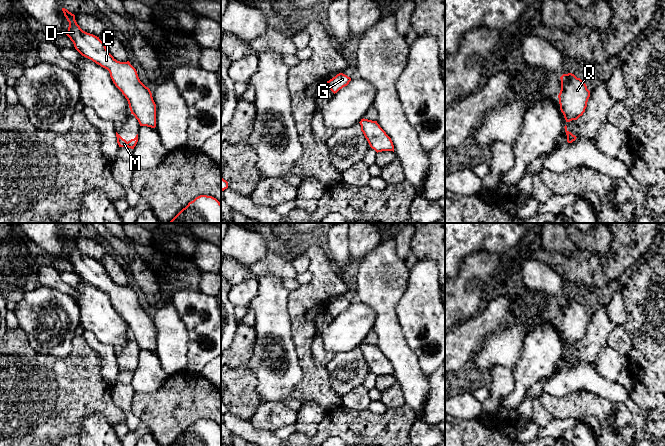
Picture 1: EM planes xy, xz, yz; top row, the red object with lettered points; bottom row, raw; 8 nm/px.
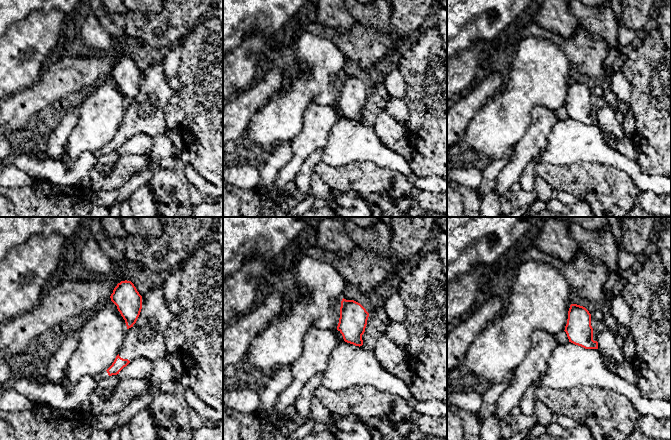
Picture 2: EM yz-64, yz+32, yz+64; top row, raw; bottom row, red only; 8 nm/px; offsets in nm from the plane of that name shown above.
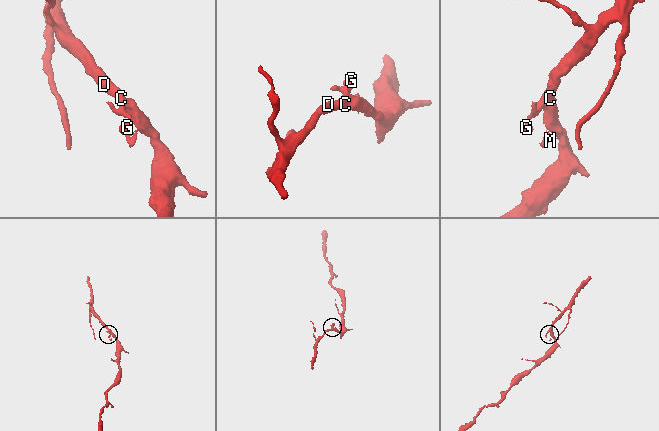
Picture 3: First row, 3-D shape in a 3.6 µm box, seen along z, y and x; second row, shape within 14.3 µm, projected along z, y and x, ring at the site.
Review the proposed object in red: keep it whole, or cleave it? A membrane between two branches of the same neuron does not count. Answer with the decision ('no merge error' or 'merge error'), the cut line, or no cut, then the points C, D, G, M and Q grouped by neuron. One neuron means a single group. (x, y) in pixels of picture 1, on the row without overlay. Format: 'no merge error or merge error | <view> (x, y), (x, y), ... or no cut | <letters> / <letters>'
merge error | yz (577, 341), (574, 343) | C D G Q / M

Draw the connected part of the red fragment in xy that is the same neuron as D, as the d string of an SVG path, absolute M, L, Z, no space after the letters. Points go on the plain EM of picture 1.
M62 232L62 235L69 246L66 259L73 266L75 273L109 295L113 307L127 323L131 338L140 350L155 352L156 328L150 313L140 305L136 293L129 285L117 285L99 261L80 252L74 238L65 232Z

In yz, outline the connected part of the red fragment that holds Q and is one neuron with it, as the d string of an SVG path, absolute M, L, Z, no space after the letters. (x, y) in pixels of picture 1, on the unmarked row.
M572 297L563 298L560 303L561 314L558 319L560 334L566 346L570 346L585 336L590 315L586 308Z

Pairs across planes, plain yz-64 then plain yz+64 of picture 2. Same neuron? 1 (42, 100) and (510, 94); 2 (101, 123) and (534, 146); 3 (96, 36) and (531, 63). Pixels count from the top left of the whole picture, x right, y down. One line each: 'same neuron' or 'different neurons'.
1: different neurons
2: same neuron
3: same neuron

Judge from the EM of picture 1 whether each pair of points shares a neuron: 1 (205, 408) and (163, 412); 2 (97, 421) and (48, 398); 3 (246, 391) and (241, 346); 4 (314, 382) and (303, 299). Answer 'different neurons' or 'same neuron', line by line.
1: same neuron
2: different neurons
3: same neuron
4: same neuron

